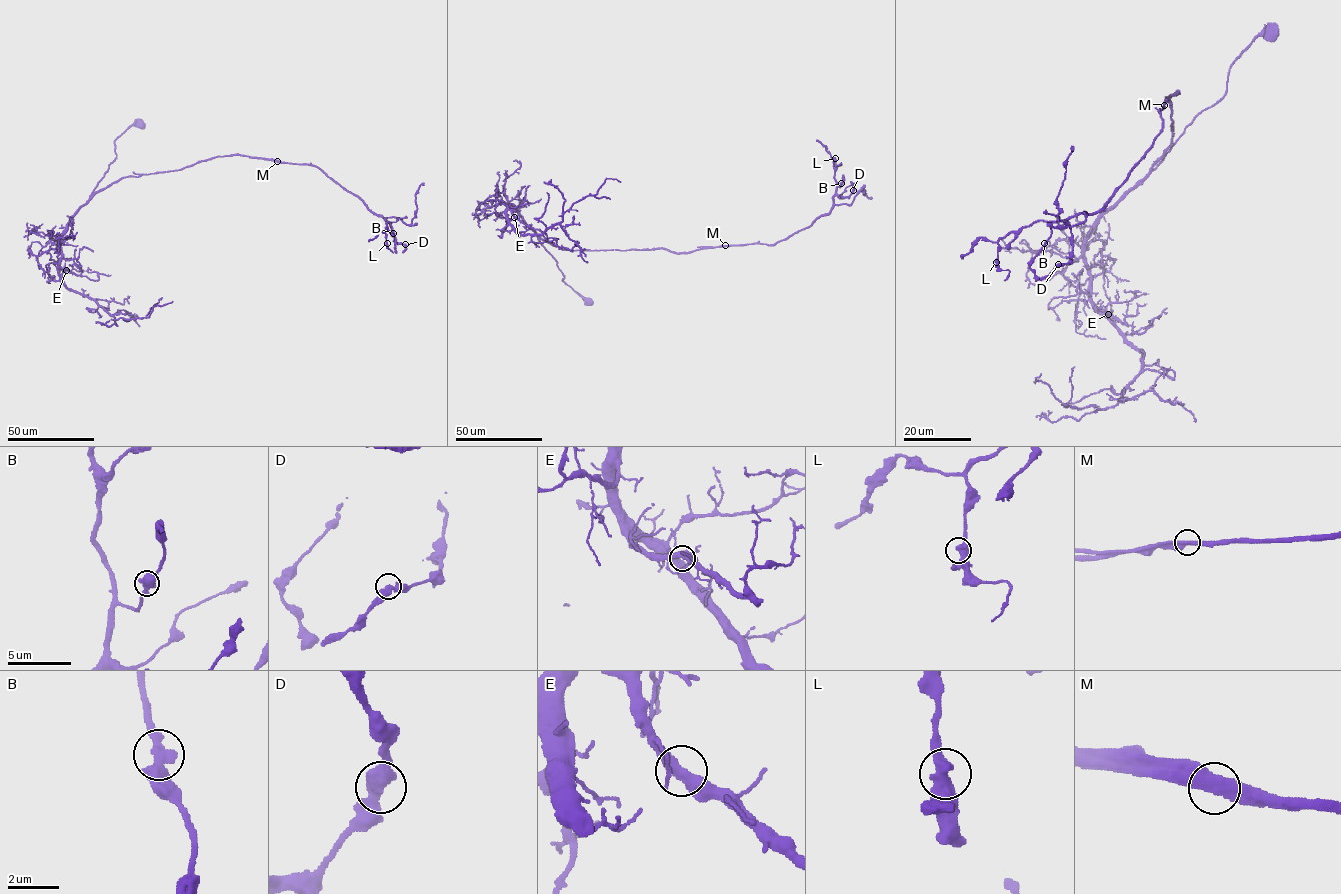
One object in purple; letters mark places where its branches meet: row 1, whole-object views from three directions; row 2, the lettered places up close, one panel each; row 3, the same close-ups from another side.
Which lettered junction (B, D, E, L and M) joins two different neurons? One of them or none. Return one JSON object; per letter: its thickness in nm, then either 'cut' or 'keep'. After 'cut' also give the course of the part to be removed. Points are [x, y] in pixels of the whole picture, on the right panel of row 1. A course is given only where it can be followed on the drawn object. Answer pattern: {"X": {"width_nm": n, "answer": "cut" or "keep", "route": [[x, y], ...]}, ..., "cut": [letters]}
{"B": {"width_nm": 440, "answer": "keep"}, "D": {"width_nm": 460, "answer": "keep"}, "E": {"width_nm": 480, "answer": "keep"}, "L": {"width_nm": 480, "answer": "keep"}, "M": {"width_nm": 480, "answer": "cut"}, "cut": ["M"]}

